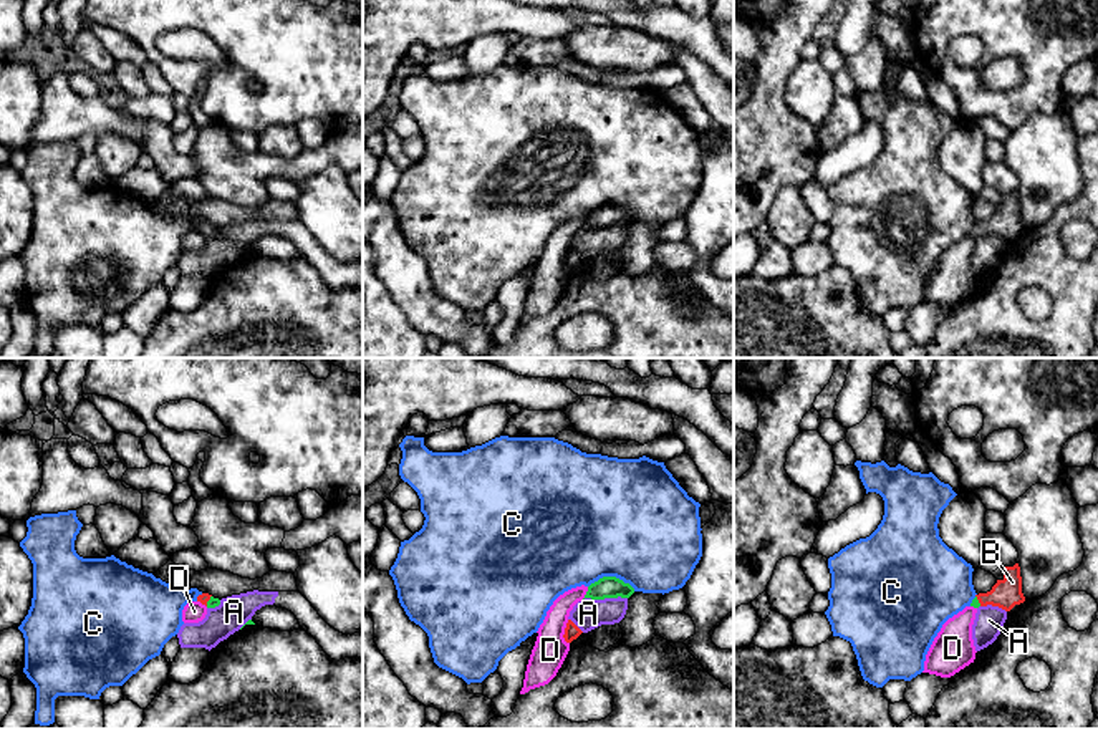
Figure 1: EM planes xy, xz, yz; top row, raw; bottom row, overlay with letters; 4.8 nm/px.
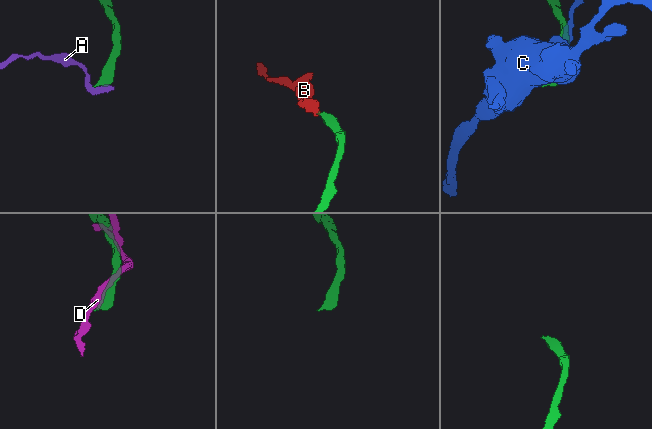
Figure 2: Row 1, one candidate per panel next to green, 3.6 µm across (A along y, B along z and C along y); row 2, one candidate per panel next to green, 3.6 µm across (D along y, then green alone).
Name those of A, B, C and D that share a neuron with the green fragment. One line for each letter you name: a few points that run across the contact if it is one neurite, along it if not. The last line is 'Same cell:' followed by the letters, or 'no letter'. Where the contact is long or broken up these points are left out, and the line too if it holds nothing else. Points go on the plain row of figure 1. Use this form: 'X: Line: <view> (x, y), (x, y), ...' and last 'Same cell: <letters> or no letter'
B: Line: xy (214, 231), (209, 229), (204, 226)
Same cell: B

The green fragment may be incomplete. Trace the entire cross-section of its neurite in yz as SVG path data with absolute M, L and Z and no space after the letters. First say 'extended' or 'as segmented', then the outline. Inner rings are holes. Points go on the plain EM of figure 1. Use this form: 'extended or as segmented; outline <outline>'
extended; outline M1015 192L1014 196L1004 196L1004 207L997 209L990 220L975 224L970 235L992 234L1010 240L1015 234L1023 230L1020 196Z

